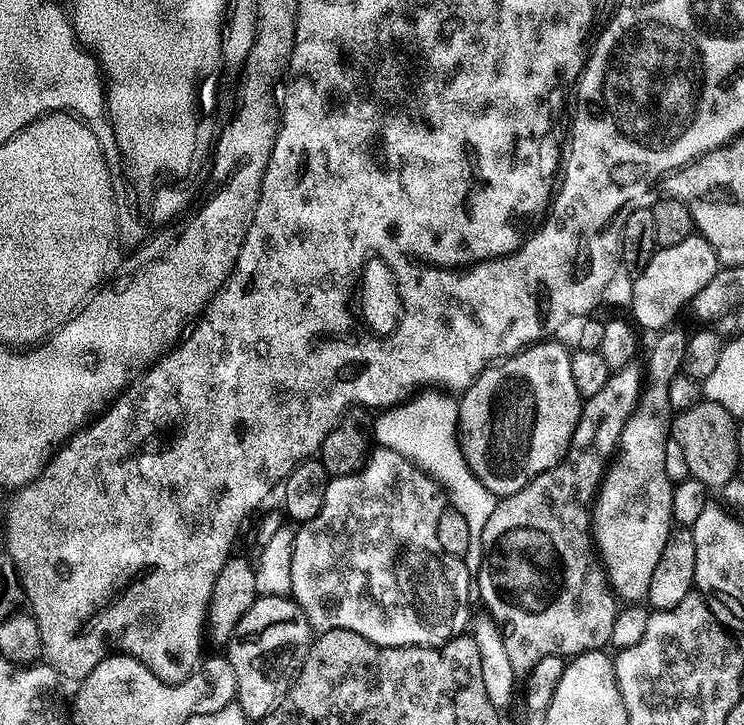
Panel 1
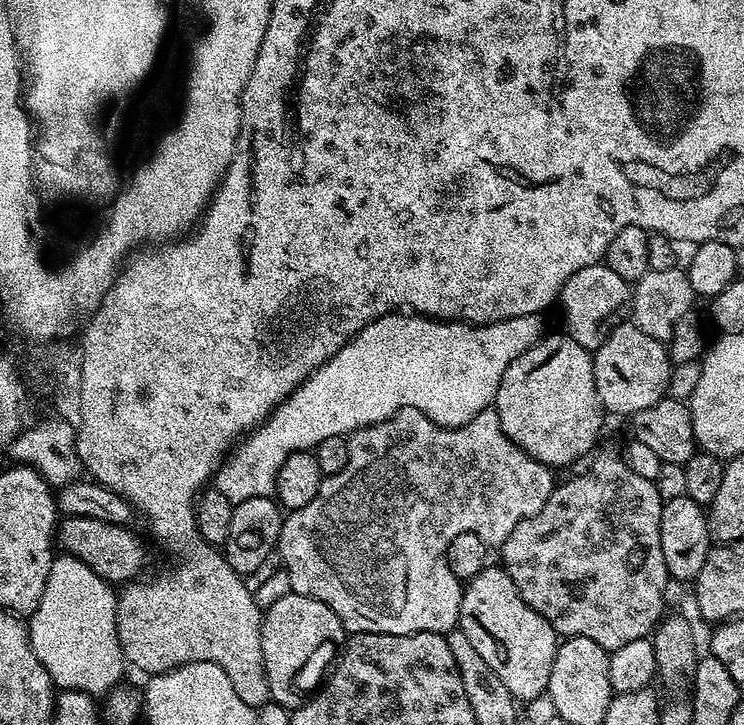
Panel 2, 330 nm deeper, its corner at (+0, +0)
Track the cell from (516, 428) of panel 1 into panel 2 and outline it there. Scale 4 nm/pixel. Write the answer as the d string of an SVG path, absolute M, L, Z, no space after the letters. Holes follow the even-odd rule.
M548 334L533 348L514 358L514 362L506 366L506 374L502 374L494 407L506 438L513 440L522 451L530 454L538 462L553 469L559 470L563 464L572 464L584 455L587 457L593 451L591 448L595 446L596 439L600 436L600 427L606 419L594 382L592 358L593 353L578 346L578 342L574 342L570 337Z

